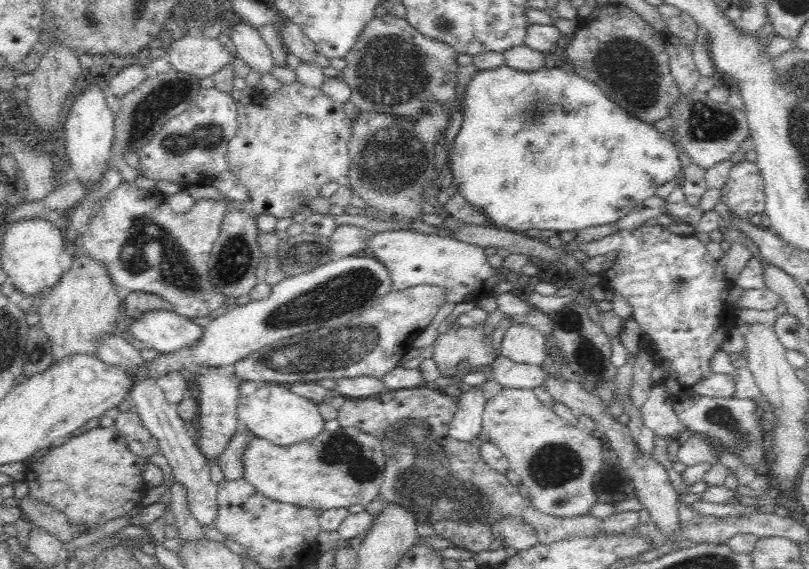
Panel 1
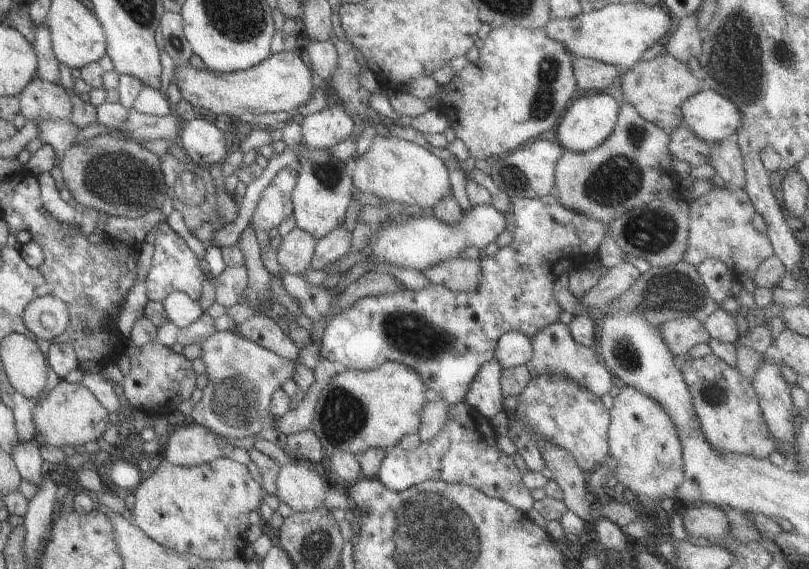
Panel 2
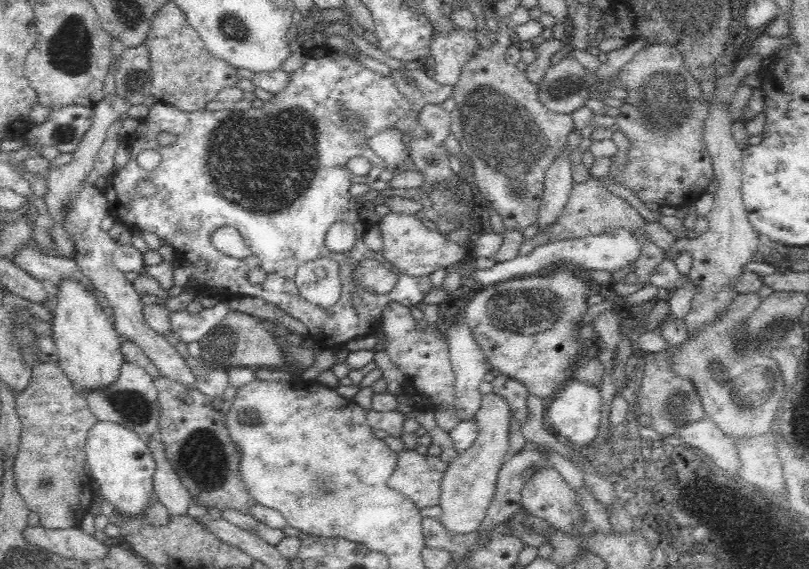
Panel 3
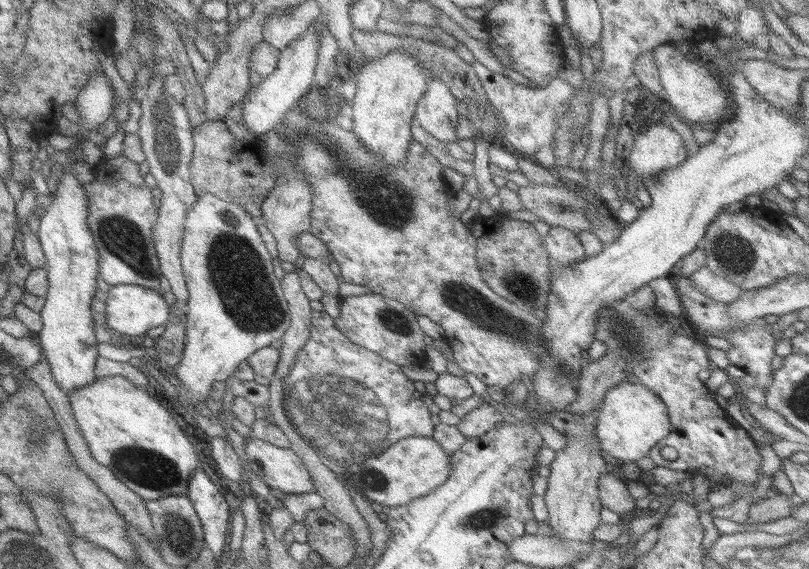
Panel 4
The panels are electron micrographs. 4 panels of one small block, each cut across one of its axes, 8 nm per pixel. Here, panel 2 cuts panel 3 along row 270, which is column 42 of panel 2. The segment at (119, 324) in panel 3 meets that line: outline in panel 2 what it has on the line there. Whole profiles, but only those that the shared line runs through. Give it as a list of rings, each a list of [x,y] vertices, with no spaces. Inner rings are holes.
[[[33,76],[17,95],[19,113],[25,120],[35,118],[70,119],[71,98],[61,85],[51,84]]]

